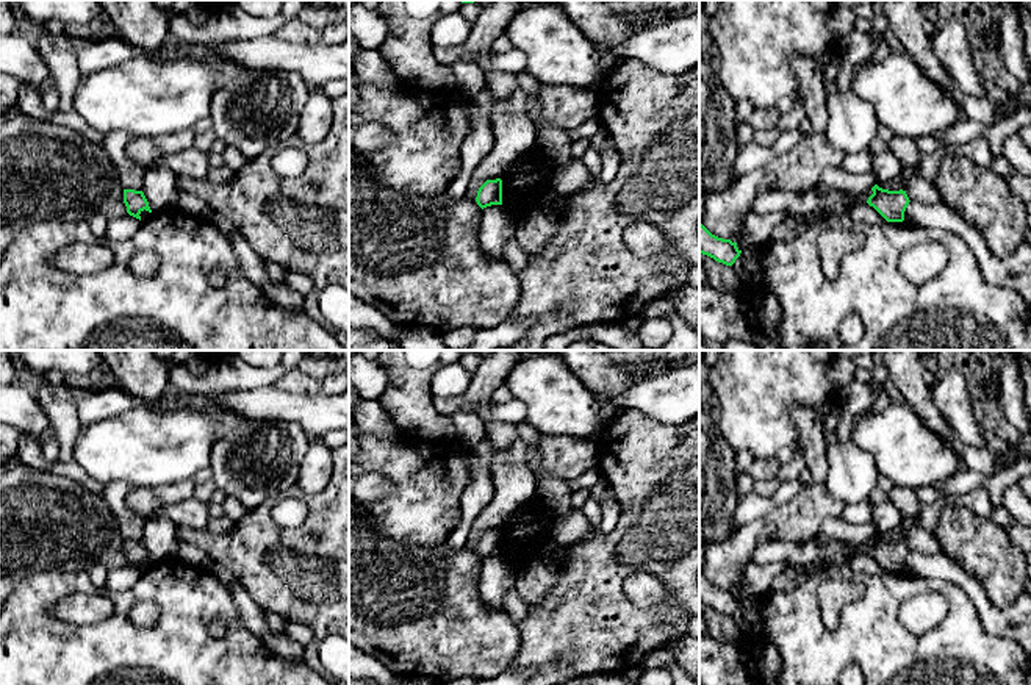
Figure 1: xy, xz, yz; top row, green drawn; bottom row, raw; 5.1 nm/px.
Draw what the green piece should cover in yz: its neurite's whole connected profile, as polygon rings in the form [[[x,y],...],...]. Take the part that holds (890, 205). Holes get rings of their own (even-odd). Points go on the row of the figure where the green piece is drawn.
[[[878,185],[871,188],[873,194],[868,197],[867,203],[873,206],[887,222],[903,222],[904,211],[909,205],[909,197],[906,191],[889,191]]]

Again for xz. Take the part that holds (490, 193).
[[[487,180],[479,188],[476,202],[482,210],[491,205],[502,205],[502,180]]]

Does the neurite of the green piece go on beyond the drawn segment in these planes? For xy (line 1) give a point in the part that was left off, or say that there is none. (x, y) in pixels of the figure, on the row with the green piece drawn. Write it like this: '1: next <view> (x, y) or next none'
1: next none

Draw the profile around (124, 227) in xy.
[[[125,214],[120,217],[108,219],[105,236],[116,241],[128,239],[139,230],[139,227],[139,219]]]

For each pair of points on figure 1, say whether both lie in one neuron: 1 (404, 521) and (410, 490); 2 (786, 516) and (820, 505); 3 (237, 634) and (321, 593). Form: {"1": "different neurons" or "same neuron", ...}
{"1": "same neuron", "2": "same neuron", "3": "different neurons"}

